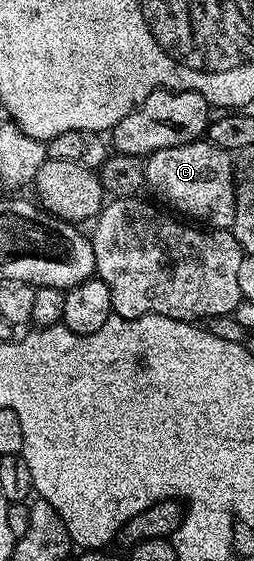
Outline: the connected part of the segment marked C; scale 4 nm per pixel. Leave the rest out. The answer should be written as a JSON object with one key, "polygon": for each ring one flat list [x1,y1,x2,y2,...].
{"polygon":[[206,141,155,151,145,159,145,183,165,202,172,203,180,211,180,216,188,215,183,217,196,224,206,225,211,229,230,229,233,225,235,169,232,152,223,151,217,145]]}

